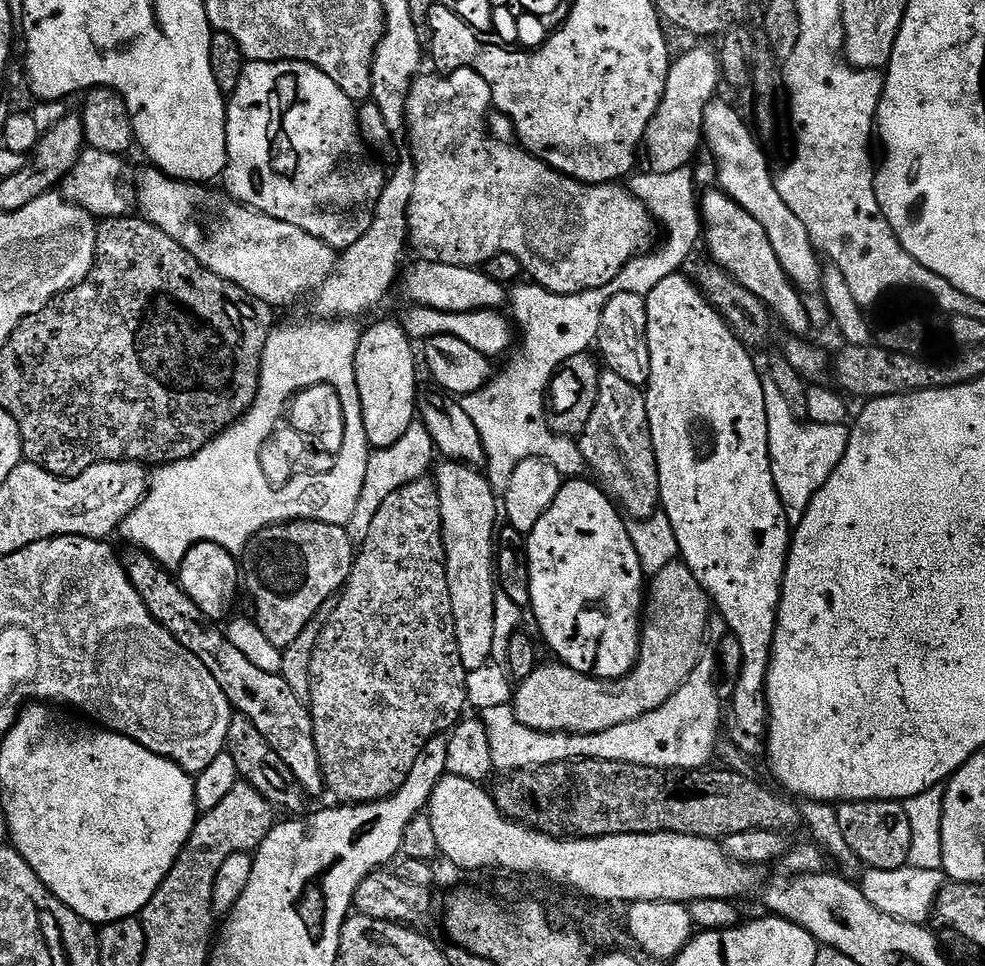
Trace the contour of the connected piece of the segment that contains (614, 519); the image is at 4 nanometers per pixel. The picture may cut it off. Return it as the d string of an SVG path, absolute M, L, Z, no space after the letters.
M565 479L550 510L546 510L546 514L538 518L538 526L527 533L530 613L559 663L599 680L617 680L634 667L640 656L646 576L644 580L644 568L640 565L642 554L634 550L621 509L599 483L589 480Z

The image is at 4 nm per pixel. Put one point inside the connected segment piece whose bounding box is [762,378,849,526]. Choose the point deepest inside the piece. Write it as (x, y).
(803, 456)

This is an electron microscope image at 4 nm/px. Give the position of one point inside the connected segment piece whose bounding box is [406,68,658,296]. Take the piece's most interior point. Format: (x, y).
(473, 198)

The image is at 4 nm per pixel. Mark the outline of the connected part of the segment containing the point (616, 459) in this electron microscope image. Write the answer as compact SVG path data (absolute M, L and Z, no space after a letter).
M604 370L600 374L598 402L578 437L578 452L596 471L595 479L614 497L632 520L648 520L660 508L660 479L650 434L648 397L626 378Z

